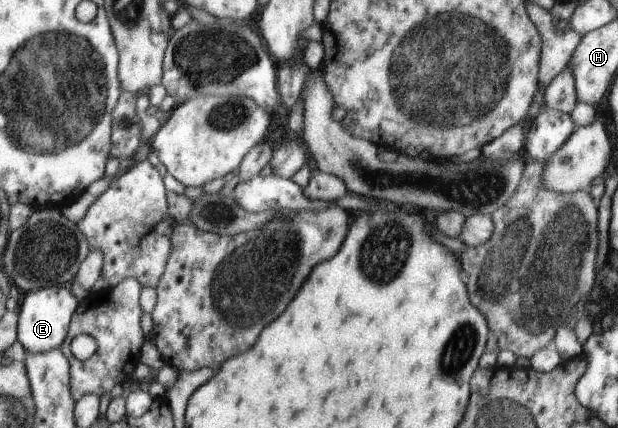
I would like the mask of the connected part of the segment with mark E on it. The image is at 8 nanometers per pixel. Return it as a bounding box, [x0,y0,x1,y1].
[17,286,77,354]

